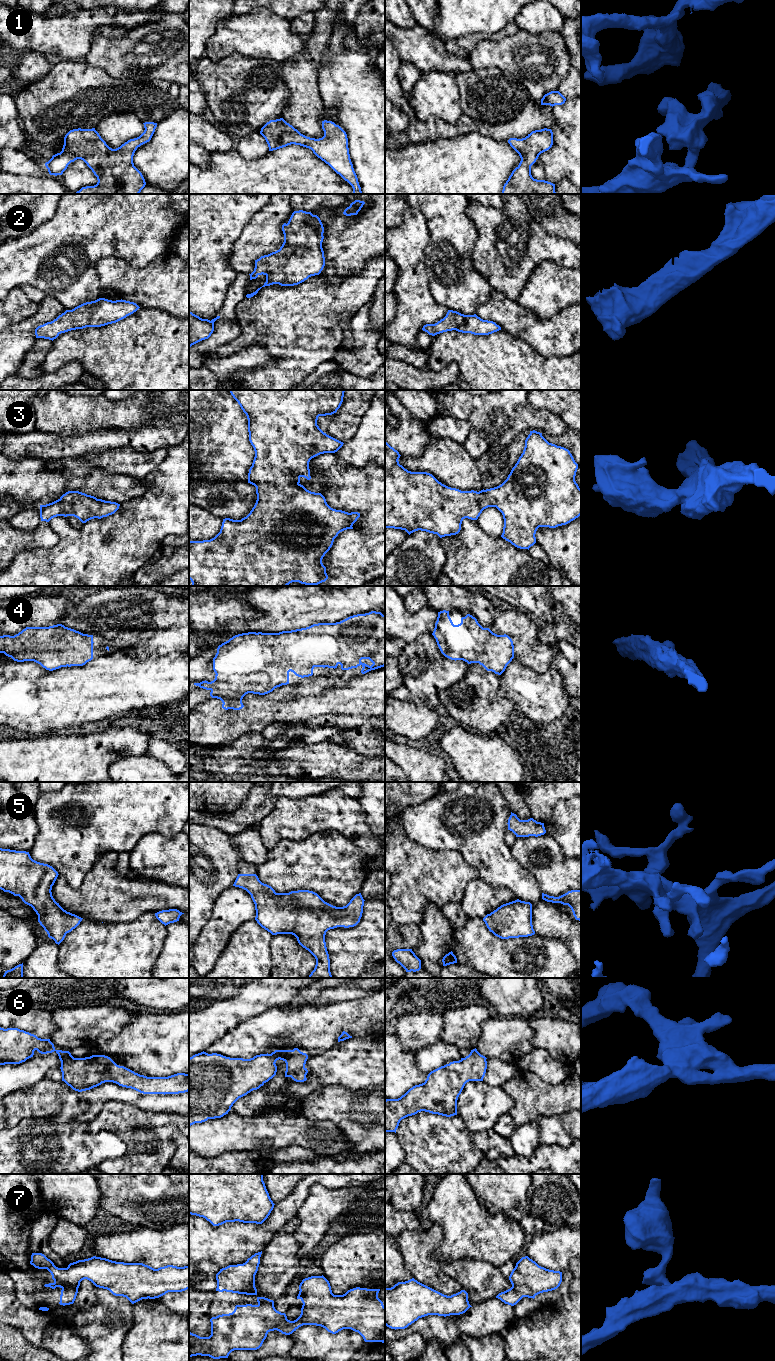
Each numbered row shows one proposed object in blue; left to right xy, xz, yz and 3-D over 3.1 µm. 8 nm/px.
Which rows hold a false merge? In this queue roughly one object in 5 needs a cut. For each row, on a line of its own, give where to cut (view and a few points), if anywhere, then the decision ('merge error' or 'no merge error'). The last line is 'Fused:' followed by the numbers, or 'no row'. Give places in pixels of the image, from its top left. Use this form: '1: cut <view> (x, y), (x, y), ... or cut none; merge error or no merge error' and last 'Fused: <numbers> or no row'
1: cut none; no merge error
2: cut none; no merge error
3: cut none; no merge error
4: cut none; no merge error
5: cut none; no merge error
6: cut none; no merge error
7: cut none; no merge error
Fused: no row

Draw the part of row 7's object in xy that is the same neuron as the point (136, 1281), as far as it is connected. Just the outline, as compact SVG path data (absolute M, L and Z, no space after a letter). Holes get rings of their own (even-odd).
M32 1253L30 1264L38 1269L47 1269L54 1280L45 1287L60 1287L60 1305L73 1304L84 1279L91 1281L96 1287L109 1290L115 1296L126 1297L132 1304L142 1299L155 1299L168 1292L182 1292L189 1289L189 1266L177 1267L167 1265L154 1269L143 1263L116 1262L106 1258L93 1256L88 1259L70 1263L67 1268L58 1268L42 1253Z

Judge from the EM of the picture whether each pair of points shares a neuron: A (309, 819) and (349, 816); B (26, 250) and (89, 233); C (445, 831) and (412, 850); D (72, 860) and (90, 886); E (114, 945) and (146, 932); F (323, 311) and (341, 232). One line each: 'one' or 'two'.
A: one
B: one
C: two
D: two
E: one
F: two

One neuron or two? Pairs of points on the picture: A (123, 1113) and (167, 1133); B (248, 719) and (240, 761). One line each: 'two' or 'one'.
A: one
B: two

